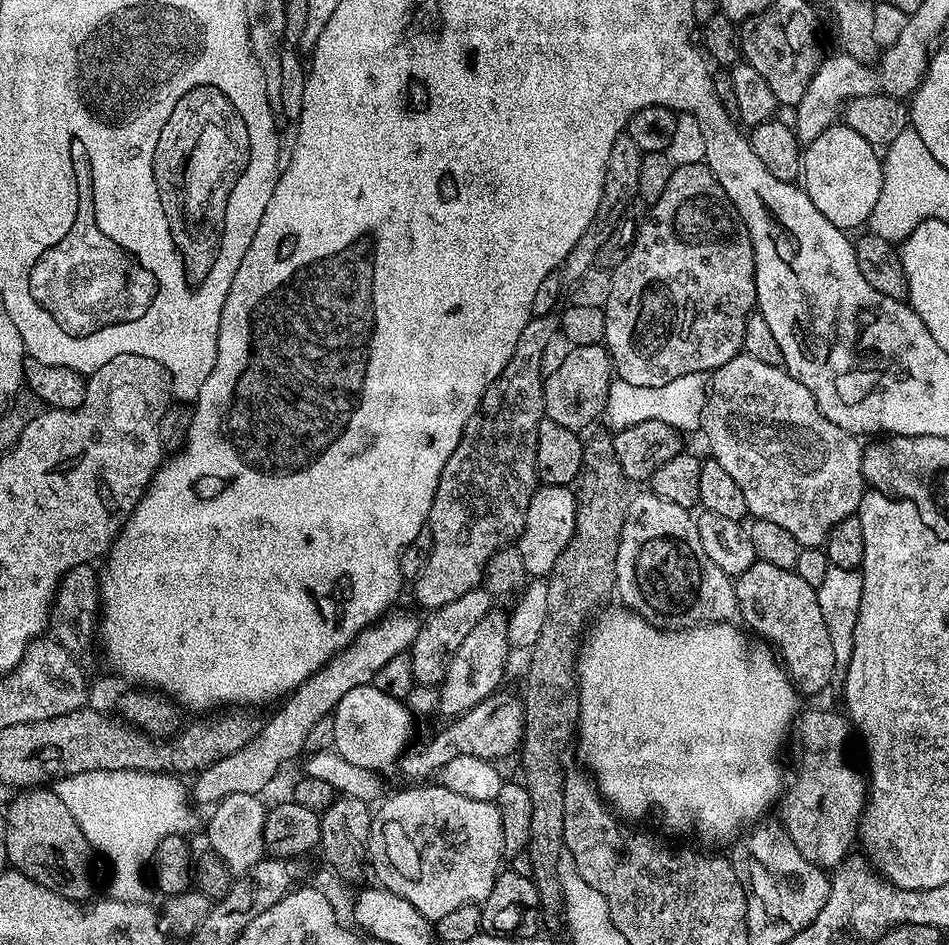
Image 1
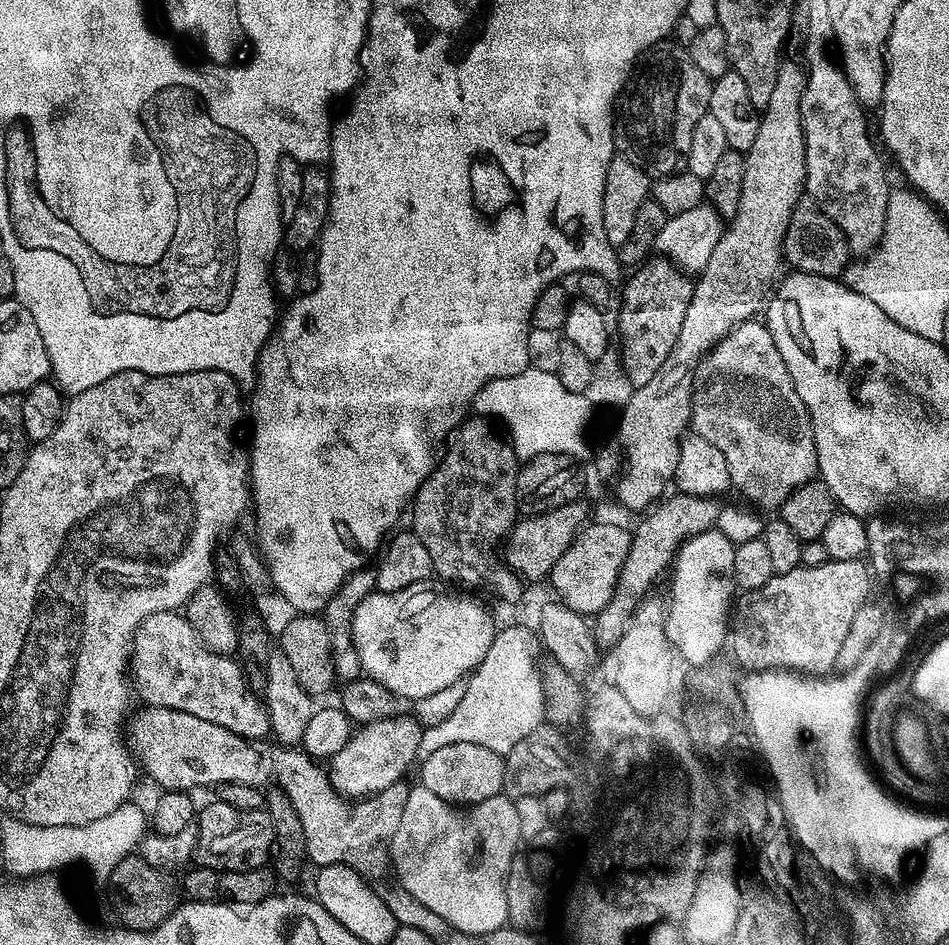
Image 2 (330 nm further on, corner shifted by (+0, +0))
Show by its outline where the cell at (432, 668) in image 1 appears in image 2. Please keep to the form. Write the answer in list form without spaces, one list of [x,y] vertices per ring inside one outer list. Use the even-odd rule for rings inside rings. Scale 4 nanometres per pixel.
[[[403,714],[391,716],[382,722],[374,722],[373,724],[357,727],[352,735],[348,737],[346,746],[342,746],[342,750],[338,750],[338,754],[334,754],[327,761],[326,771],[328,780],[332,783],[332,789],[339,796],[355,802],[361,798],[370,797],[376,792],[386,790],[390,786],[401,783],[405,779],[404,771],[411,766],[412,759],[417,759],[421,731],[422,725],[416,719],[411,715],[403,716]]]

